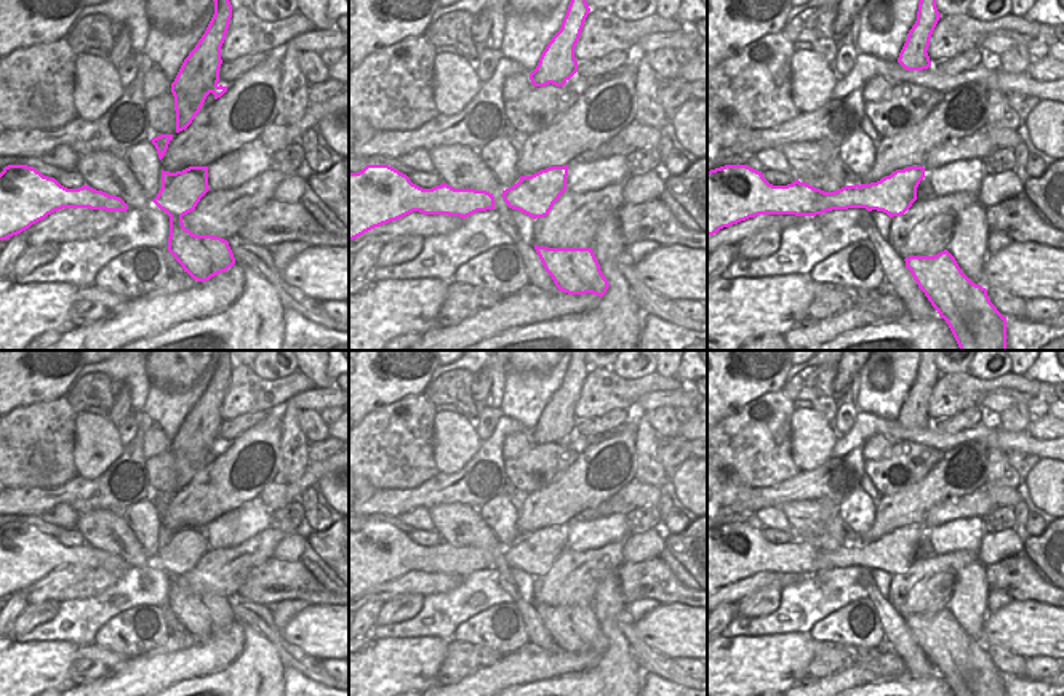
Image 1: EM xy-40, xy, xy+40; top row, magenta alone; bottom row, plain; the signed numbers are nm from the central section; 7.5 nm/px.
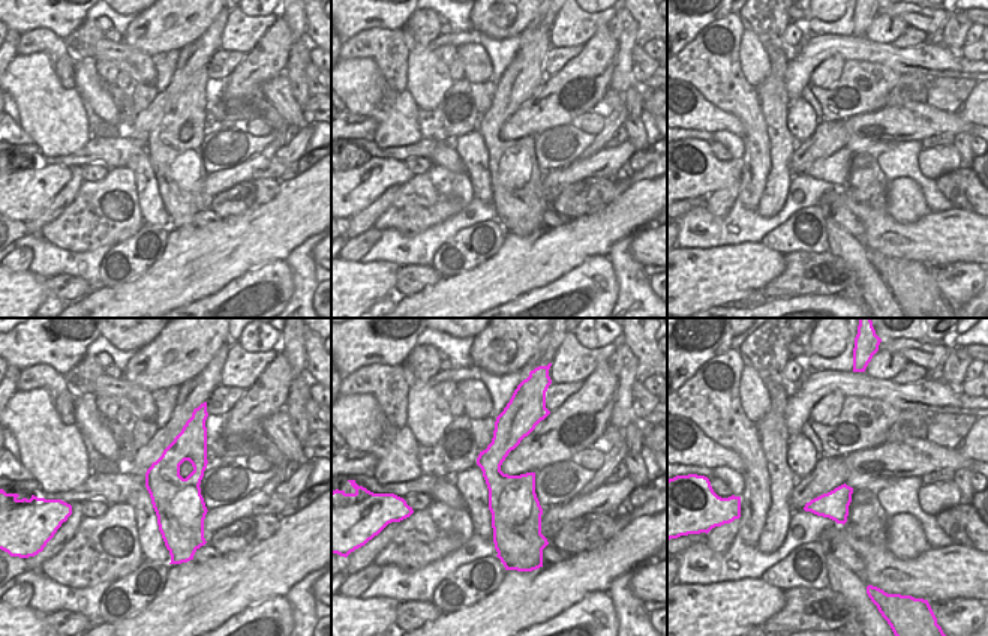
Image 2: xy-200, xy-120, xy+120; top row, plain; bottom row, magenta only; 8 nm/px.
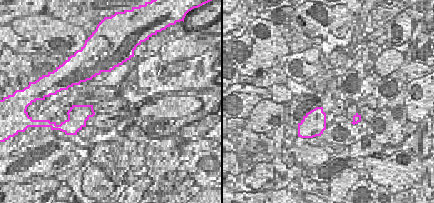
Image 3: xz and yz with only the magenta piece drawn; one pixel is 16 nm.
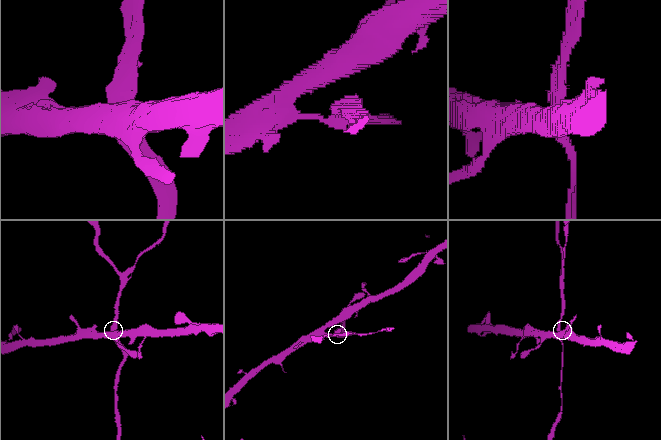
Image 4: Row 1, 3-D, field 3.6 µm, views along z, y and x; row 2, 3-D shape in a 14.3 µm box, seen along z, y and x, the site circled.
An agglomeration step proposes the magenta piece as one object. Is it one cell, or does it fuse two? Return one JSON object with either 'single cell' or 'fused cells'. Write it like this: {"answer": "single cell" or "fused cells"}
{"answer": "fused cells"}

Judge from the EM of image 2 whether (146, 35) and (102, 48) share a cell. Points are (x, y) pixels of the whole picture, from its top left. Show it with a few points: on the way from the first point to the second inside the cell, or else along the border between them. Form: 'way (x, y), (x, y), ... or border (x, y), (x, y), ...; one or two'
border (123, 41), (150, 56); two

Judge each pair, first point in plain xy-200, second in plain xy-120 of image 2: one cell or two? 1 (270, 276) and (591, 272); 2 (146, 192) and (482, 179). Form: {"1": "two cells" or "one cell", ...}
{"1": "one cell", "2": "one cell"}

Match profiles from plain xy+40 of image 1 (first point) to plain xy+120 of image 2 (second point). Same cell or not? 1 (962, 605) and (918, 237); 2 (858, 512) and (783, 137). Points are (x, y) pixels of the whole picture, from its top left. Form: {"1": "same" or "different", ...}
{"1": "different", "2": "different"}

